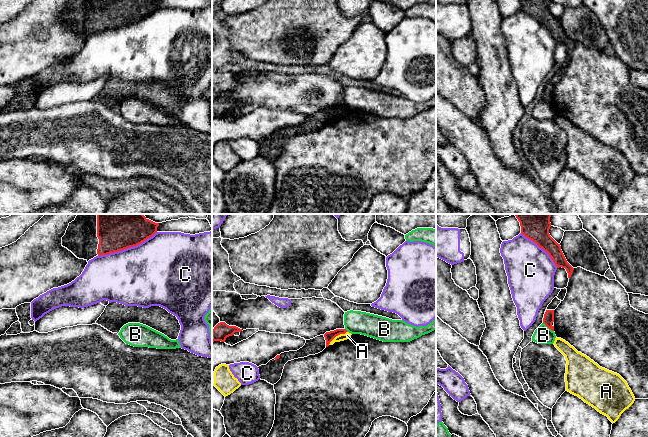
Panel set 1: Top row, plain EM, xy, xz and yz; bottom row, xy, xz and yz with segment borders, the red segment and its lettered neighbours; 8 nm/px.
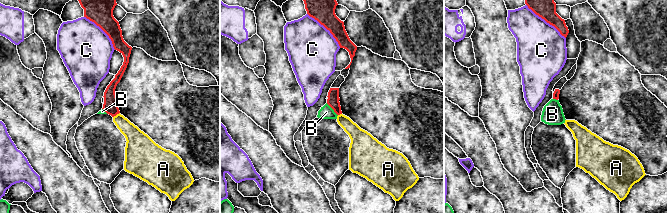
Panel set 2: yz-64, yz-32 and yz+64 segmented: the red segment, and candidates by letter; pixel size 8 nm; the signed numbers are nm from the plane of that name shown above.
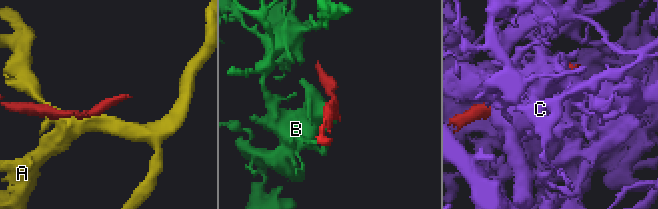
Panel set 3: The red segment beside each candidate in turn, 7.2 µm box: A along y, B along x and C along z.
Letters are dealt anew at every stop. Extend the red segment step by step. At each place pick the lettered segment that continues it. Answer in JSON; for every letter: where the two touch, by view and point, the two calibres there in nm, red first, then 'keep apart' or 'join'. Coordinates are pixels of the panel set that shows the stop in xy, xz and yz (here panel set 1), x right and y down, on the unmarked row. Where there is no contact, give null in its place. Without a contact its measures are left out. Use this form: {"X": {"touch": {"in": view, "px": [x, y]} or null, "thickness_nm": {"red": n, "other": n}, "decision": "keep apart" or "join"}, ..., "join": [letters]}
{"A": {"touch": {"in": "xz", "px": [337, 111]}, "thickness_nm": {"red": 80, "other": 60}, "decision": "keep apart"}, "B": {"touch": {"in": "yz", "px": [548, 103]}, "thickness_nm": {"red": 90, "other": 140}, "decision": "keep apart"}, "C": {"touch": {"in": "xy", "px": [127, 23]}, "thickness_nm": {"red": 220, "other": 480}, "decision": "keep apart"}, "join": []}

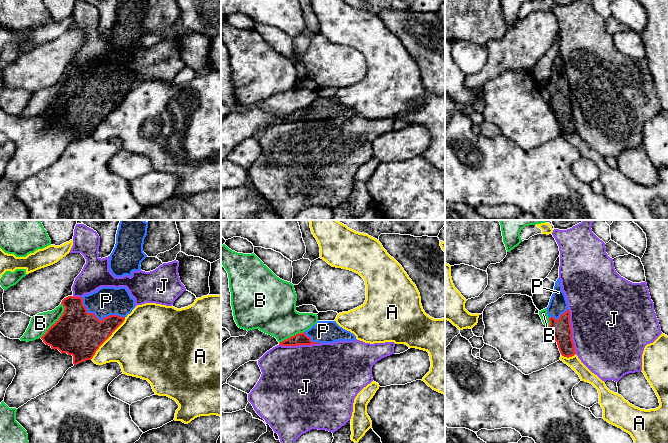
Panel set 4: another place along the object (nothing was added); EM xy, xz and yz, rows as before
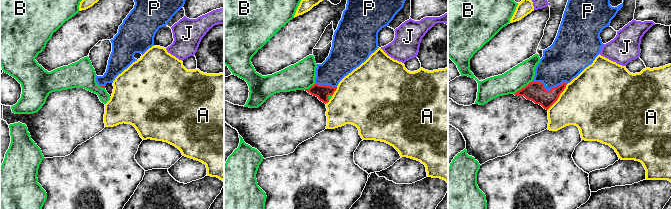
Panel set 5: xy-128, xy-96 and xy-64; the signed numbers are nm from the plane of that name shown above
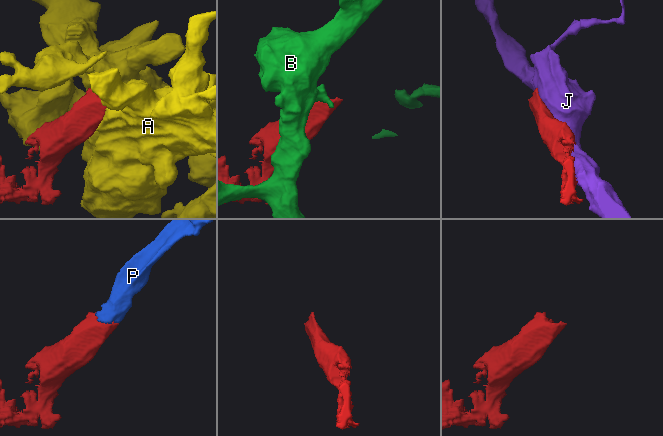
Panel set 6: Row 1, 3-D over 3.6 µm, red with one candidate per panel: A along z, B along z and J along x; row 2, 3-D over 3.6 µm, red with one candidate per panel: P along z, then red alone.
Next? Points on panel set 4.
{"A": {"touch": {"in": "xy", "px": [108, 113]}, "thickness_nm": {"red": 360, "other": 420}, "decision": "keep apart"}, "B": {"touch": {"in": "xy", "px": [58, 96]}, "thickness_nm": {"red": 360, "other": 160}, "decision": "keep apart"}, "J": {"touch": {"in": "yz", "px": [571, 107]}, "thickness_nm": {"red": 160, "other": 500}, "decision": "keep apart"}, "P": {"touch": {"in": "xy", "px": [98, 95]}, "thickness_nm": {"red": 360, "other": 240}, "decision": "join"}, "join": ["P"]}

